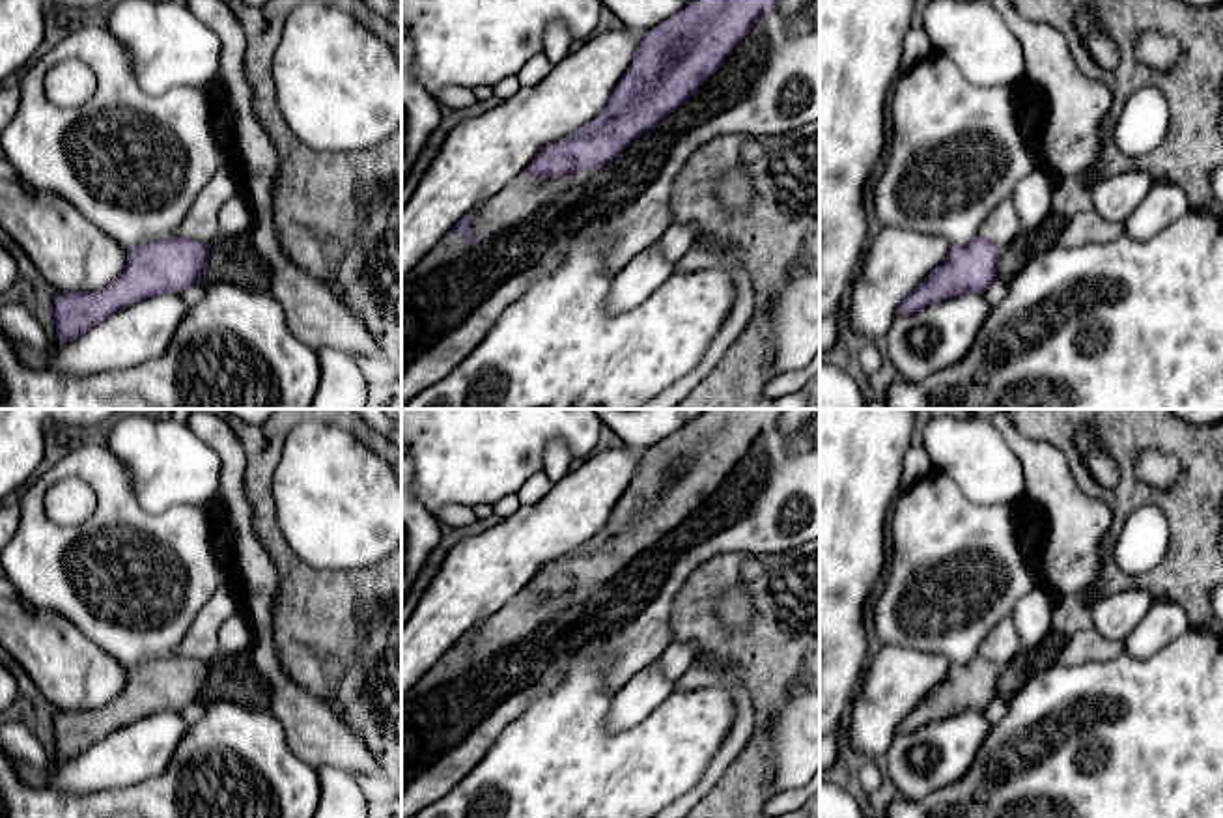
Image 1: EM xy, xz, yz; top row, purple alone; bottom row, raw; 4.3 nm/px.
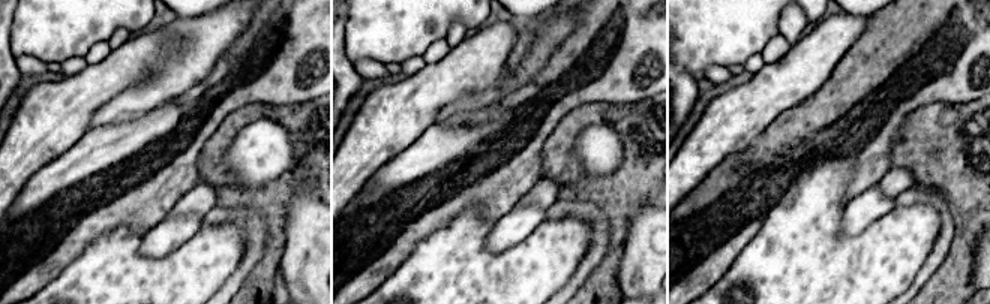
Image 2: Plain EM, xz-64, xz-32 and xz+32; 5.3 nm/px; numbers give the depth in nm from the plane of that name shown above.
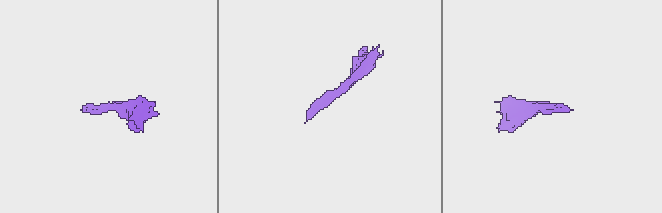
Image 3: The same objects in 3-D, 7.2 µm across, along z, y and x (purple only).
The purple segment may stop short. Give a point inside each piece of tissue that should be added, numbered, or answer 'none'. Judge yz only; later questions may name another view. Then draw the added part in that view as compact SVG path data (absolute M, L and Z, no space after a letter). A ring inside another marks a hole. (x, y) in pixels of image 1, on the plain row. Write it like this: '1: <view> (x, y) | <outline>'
none

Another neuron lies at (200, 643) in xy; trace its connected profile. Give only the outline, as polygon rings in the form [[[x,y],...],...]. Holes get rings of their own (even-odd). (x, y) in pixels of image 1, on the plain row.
[[[226,575],[213,598],[196,614],[177,648],[177,656],[211,661],[218,654],[220,624],[239,611],[241,601],[235,577]]]

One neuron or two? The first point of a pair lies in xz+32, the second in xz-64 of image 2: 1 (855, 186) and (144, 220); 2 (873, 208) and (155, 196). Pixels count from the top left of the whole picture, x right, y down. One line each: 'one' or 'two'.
1: one
2: two

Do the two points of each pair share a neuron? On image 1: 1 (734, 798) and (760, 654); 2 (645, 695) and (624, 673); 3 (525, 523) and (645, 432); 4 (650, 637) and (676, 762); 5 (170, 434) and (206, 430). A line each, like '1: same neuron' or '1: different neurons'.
1: same neuron
2: different neurons
3: different neurons
4: different neurons
5: different neurons

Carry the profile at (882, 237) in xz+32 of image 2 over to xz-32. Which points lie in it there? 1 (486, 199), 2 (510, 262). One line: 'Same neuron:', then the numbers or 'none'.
Same neuron: 2

